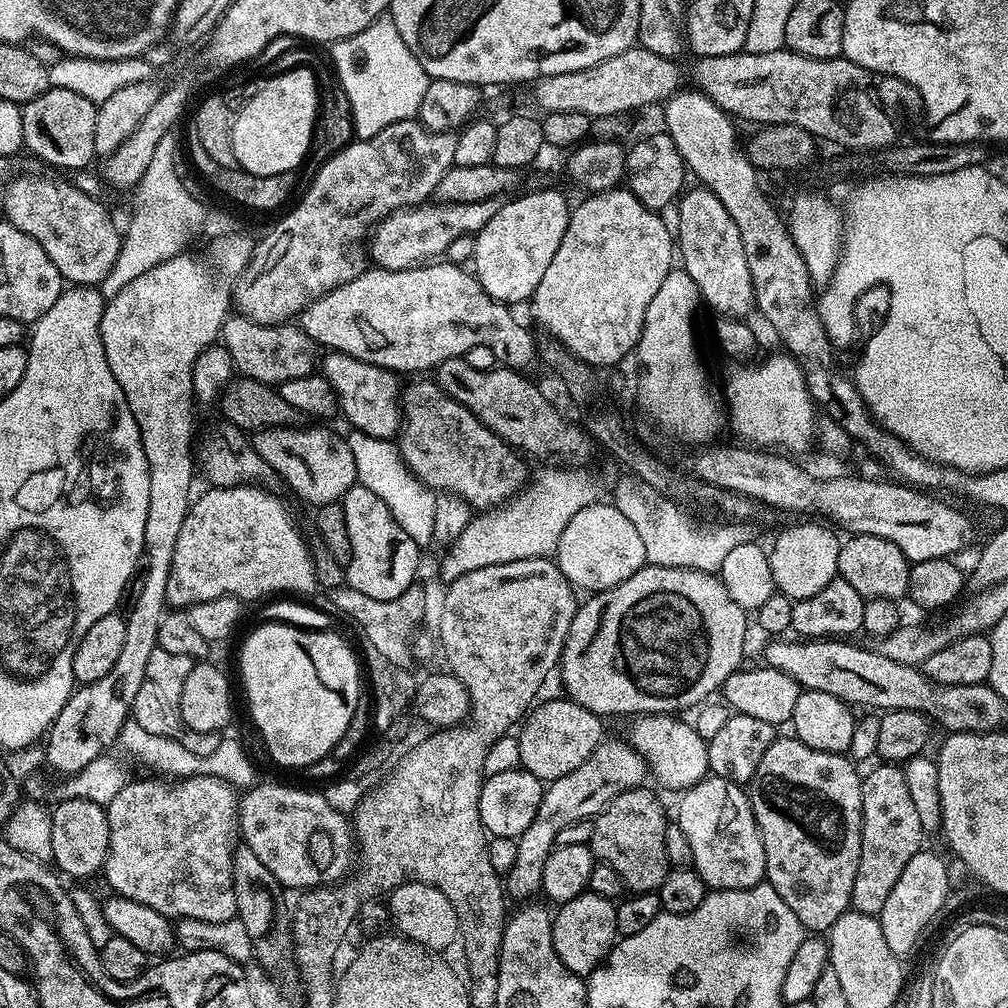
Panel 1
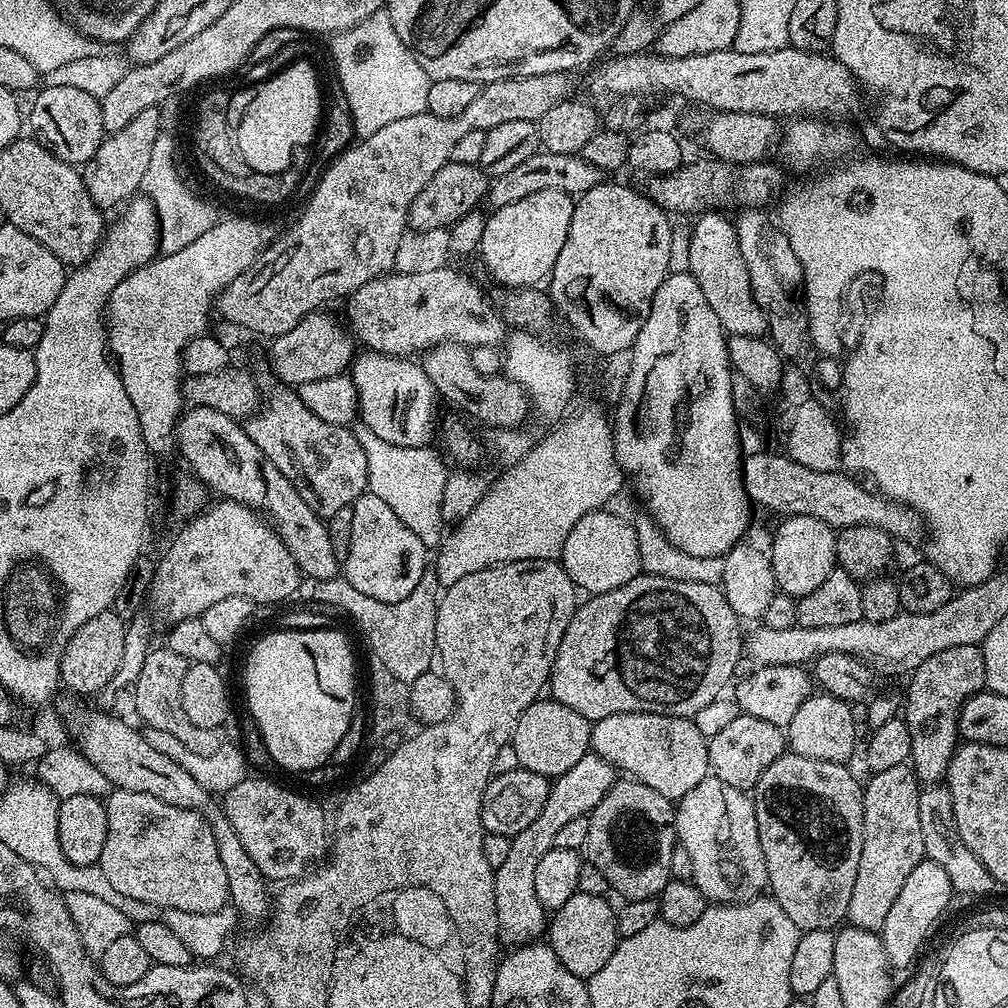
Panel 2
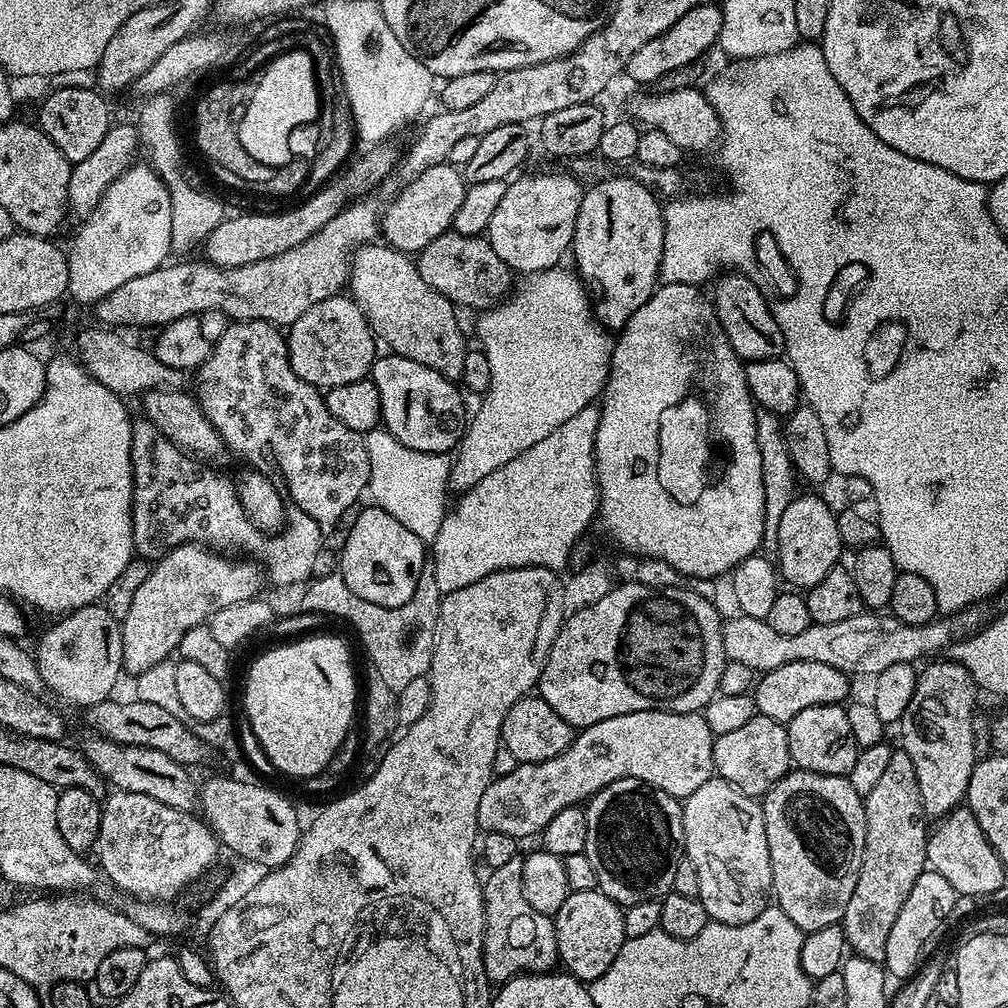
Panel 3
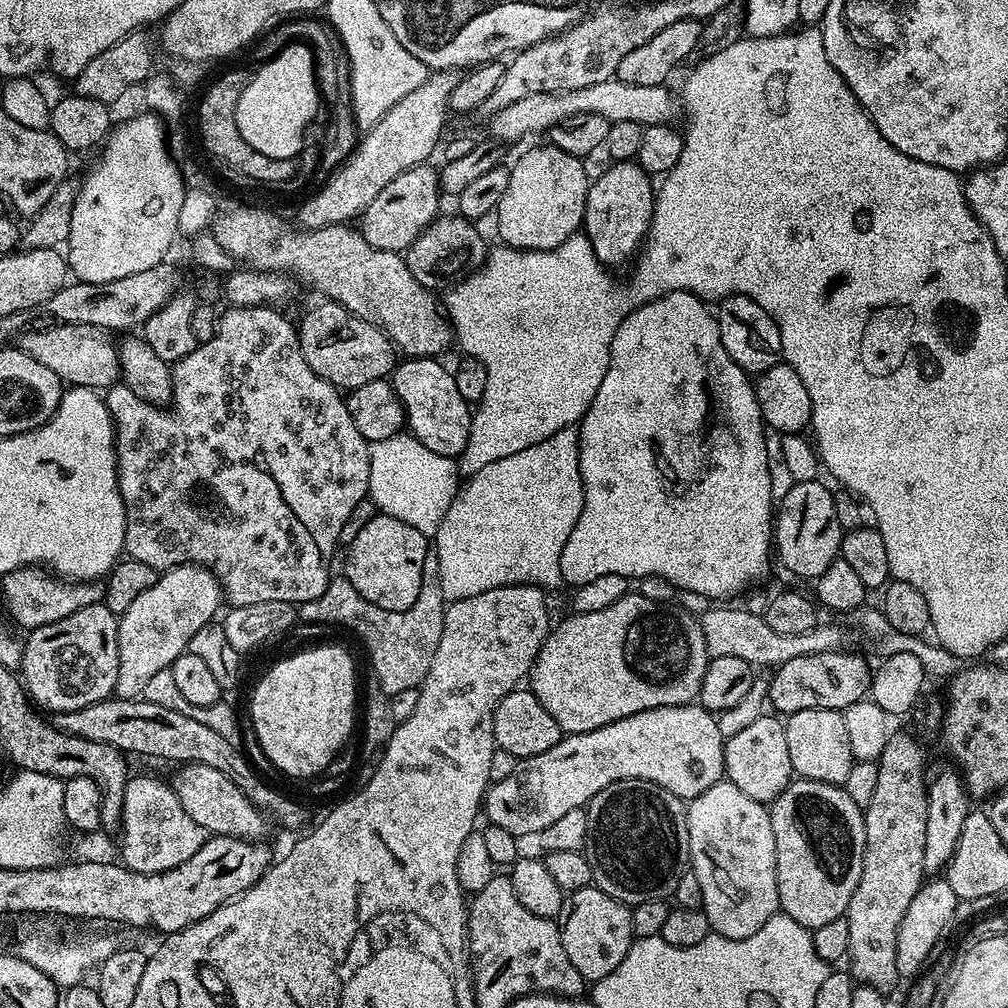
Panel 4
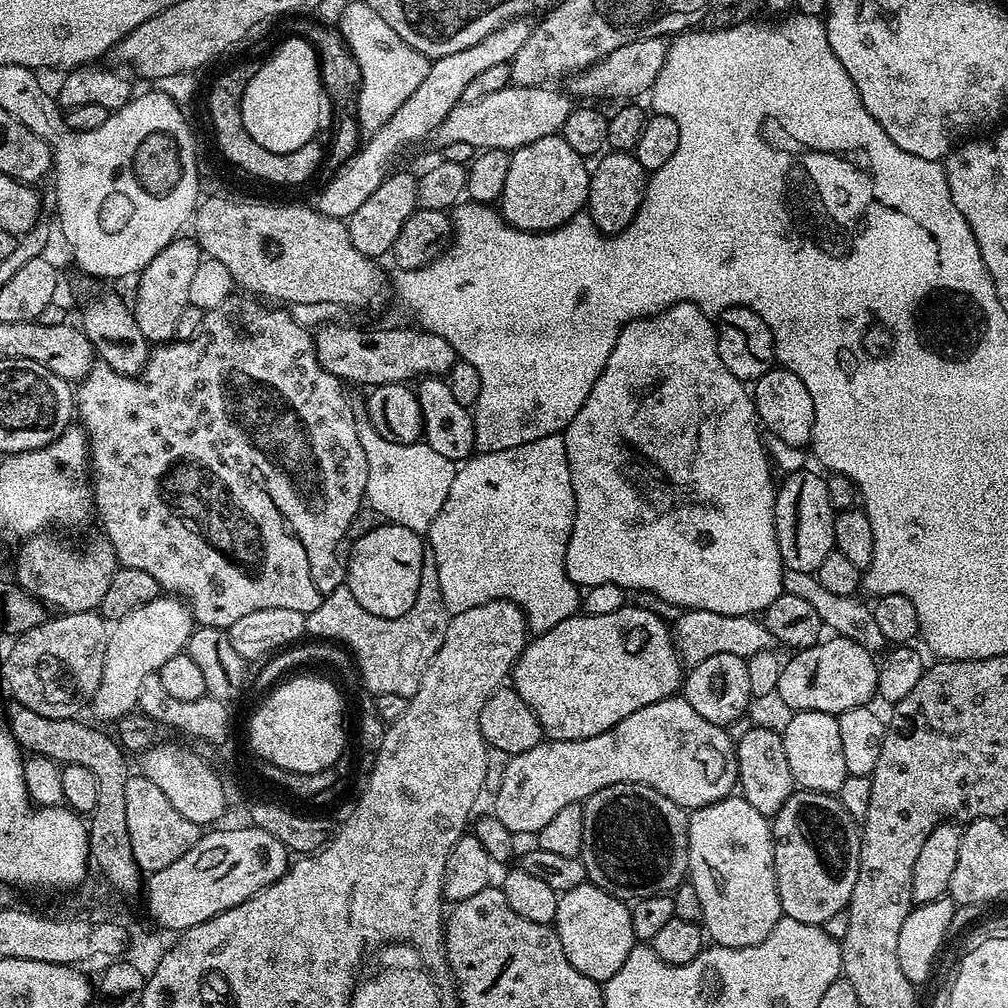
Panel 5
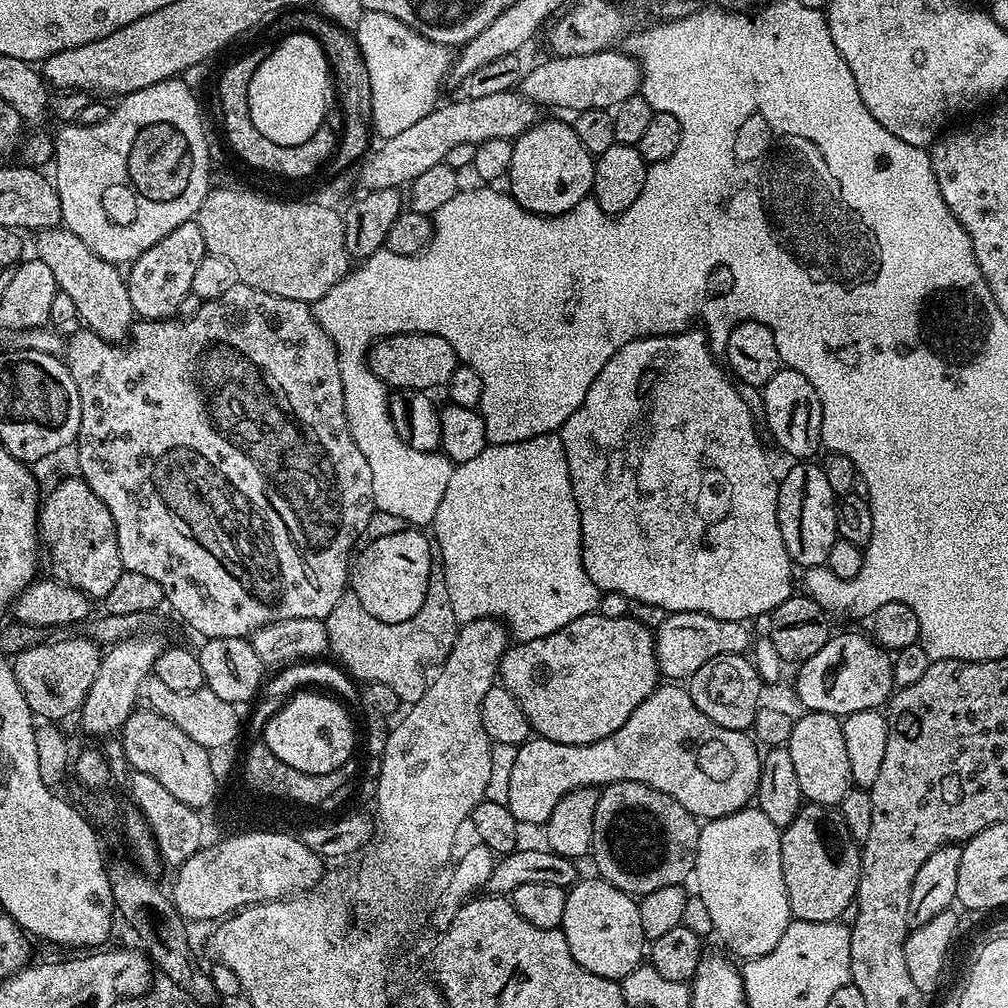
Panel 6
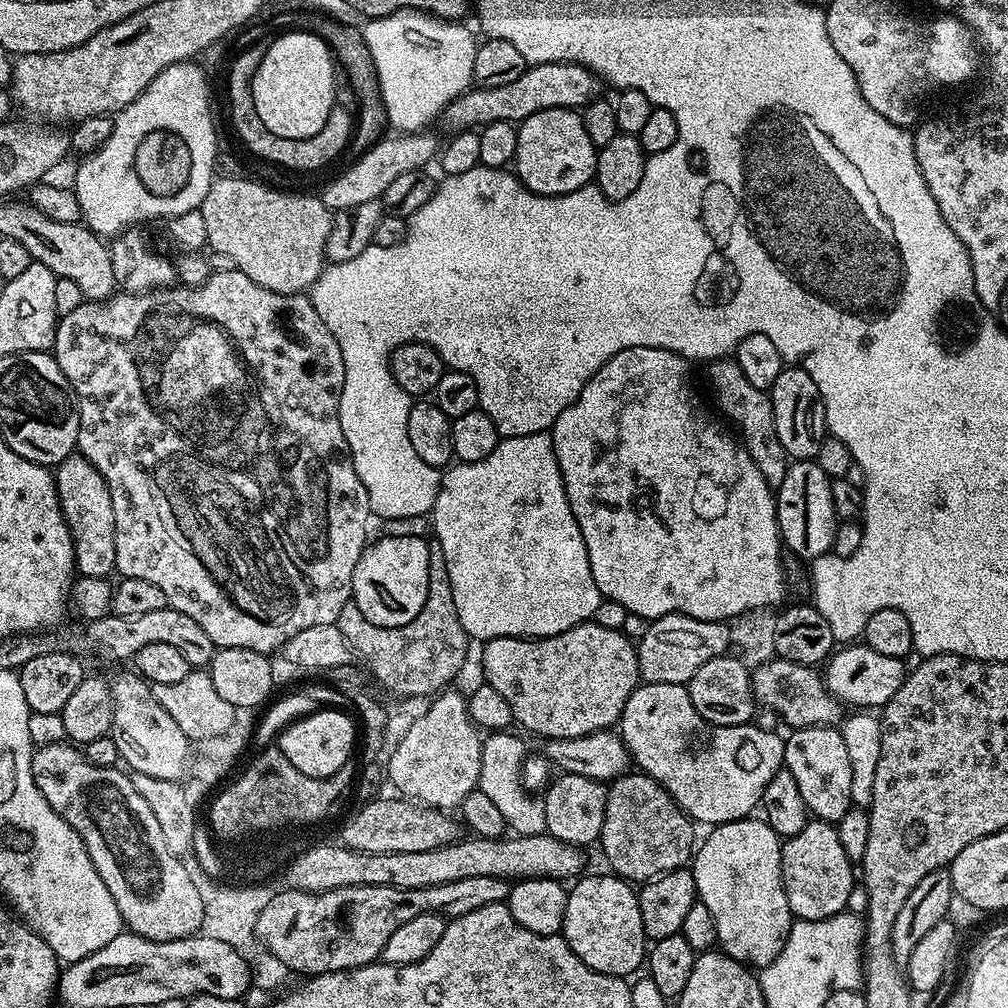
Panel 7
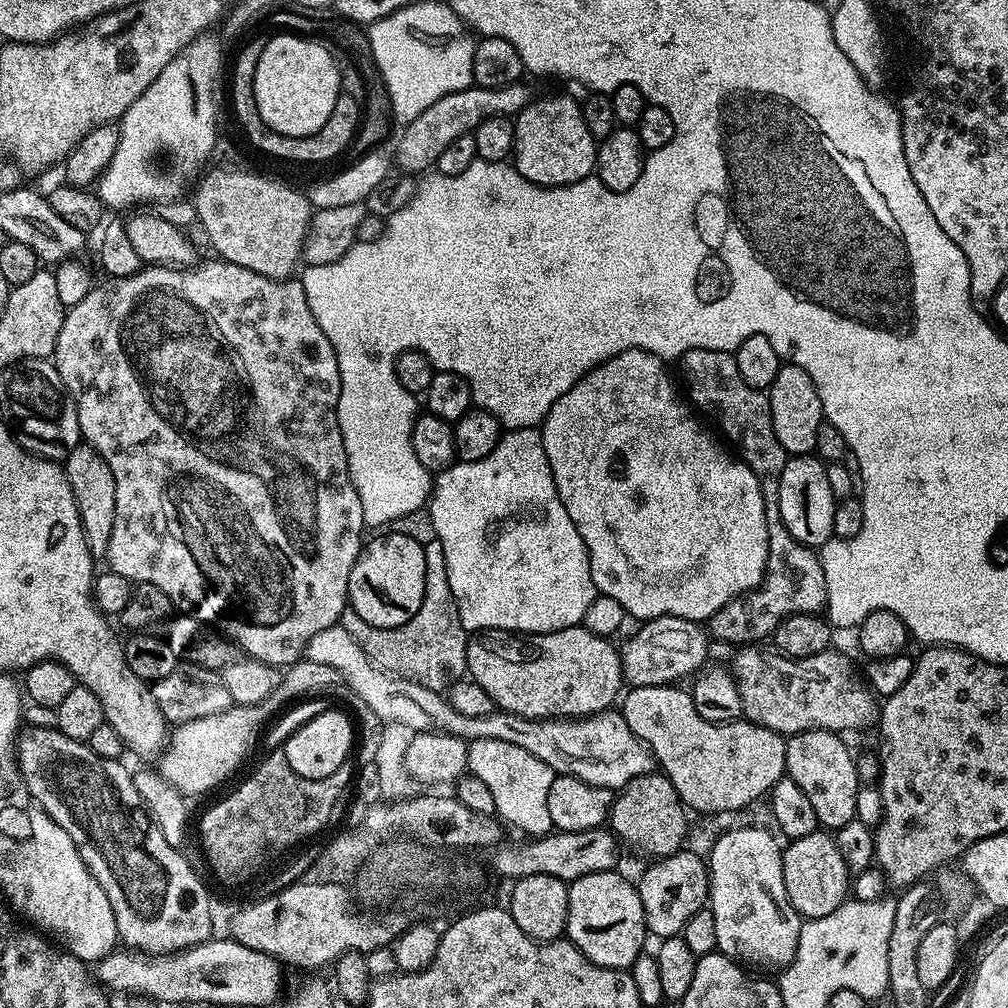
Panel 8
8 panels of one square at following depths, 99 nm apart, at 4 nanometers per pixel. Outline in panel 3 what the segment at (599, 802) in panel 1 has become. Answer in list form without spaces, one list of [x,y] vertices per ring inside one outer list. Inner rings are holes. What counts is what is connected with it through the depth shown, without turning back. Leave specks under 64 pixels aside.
[[[519,855],[510,858],[503,866],[491,869],[483,881],[484,889],[484,969],[493,985],[505,984],[507,980],[521,974],[548,974],[557,967],[560,959],[558,938],[553,917],[538,914],[530,902],[526,902],[526,894],[522,894],[523,859]]]

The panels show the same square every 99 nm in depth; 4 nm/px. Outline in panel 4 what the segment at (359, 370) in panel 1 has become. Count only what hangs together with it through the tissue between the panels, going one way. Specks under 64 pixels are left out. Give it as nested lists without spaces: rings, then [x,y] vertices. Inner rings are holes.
[[[436,358],[401,359],[392,369],[390,383],[404,407],[404,419],[410,436],[435,454],[456,458],[464,451],[468,441],[472,412],[469,401],[458,394],[452,372],[440,363]]]

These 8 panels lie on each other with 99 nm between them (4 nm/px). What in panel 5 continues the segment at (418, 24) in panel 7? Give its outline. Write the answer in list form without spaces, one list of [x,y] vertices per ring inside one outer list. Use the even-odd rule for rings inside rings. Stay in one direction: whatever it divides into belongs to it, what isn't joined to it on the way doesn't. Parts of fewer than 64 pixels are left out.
[[[352,2],[338,25],[344,40],[352,48],[354,58],[358,58],[358,66],[362,70],[362,86],[360,87],[360,126],[365,133],[377,132],[396,113],[398,106],[406,102],[414,90],[418,90],[422,80],[426,78],[429,57],[423,56],[414,46],[402,42],[382,18],[370,6],[362,2]]]

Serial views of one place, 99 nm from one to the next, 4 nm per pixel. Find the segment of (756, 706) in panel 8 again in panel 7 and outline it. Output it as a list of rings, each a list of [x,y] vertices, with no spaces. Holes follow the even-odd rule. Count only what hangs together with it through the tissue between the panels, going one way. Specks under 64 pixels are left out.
[[[768,658],[764,661],[766,661],[765,664],[751,669],[752,694],[756,698],[757,705],[764,707],[765,704],[770,711],[777,712],[792,730],[809,728],[814,724],[836,726],[841,723],[841,701],[829,692],[824,684],[823,675],[815,667],[795,664],[779,658]]]

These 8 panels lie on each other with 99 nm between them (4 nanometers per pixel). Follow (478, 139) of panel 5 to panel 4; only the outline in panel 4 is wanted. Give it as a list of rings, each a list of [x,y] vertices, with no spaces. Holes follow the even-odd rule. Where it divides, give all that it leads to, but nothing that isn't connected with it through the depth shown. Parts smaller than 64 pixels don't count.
[[[618,79],[598,82],[598,86],[586,86],[574,92],[551,92],[550,94],[532,94],[530,98],[522,98],[514,102],[514,106],[506,106],[502,110],[491,113],[488,128],[492,131],[491,139],[524,140],[535,132],[547,133],[556,124],[578,116],[582,112],[602,114],[609,122],[638,122],[642,125],[667,124],[676,112],[676,104],[667,92],[664,84],[658,86],[630,86]]]

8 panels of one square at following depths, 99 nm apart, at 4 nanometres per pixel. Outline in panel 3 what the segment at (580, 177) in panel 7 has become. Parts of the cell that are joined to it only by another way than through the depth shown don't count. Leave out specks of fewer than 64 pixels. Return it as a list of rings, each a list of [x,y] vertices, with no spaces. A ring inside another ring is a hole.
[[[564,172],[517,175],[509,183],[506,194],[502,194],[502,202],[498,202],[494,218],[490,218],[486,239],[494,254],[498,254],[513,273],[527,274],[557,267],[561,263],[560,255],[571,249],[586,188],[575,176]]]

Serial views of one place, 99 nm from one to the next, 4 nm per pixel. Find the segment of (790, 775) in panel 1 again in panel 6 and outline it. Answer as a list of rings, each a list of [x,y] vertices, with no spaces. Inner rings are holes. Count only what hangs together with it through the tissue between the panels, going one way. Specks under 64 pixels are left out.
[[[805,803],[799,814],[780,833],[780,849],[782,850],[782,874],[786,878],[786,894],[790,898],[790,910],[793,917],[806,922],[839,921],[847,908],[853,907],[856,898],[856,887],[860,885],[861,849],[857,841],[852,839],[846,822],[834,814],[827,804]]]

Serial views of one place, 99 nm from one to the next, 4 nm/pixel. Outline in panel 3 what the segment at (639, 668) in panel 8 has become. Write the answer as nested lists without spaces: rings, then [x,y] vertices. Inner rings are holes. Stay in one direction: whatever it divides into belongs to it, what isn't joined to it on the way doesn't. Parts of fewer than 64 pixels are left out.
[[[736,614],[733,620],[723,621],[722,646],[728,660],[742,662],[756,674],[790,662],[826,662],[849,674],[861,672],[875,678],[894,663],[911,664],[923,661],[927,652],[943,653],[954,640],[952,624],[948,620],[951,619],[937,618],[929,624],[903,624],[891,614],[861,614],[846,618],[846,622],[812,624],[802,630],[802,634],[778,634],[778,630],[768,625],[767,619]]]

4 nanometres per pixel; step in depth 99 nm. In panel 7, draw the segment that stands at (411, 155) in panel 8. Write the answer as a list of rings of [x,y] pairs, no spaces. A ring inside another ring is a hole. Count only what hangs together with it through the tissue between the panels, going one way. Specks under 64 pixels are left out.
[[[550,62],[549,64],[534,64],[525,67],[522,78],[514,78],[514,82],[510,82],[510,86],[494,86],[493,88],[476,88],[463,92],[458,99],[452,101],[446,109],[446,117],[452,124],[460,124],[465,129],[472,130],[477,126],[483,126],[490,122],[502,122],[510,120],[519,122],[530,118],[530,114],[538,114],[538,110],[550,110],[551,108],[575,108],[583,109],[585,104],[591,100],[597,99],[601,95],[600,84],[601,77],[582,67],[581,64],[567,64],[566,62]]]

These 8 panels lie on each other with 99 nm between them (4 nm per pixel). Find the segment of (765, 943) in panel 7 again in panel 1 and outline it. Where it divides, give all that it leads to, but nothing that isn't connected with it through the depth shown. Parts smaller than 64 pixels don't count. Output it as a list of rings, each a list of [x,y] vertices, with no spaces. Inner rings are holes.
[[[709,775],[698,781],[693,788],[687,789],[680,800],[678,823],[682,834],[690,841],[691,867],[704,879],[712,890],[742,890],[753,888],[765,879],[766,850],[762,846],[760,831],[756,825],[756,816],[752,813],[752,804],[747,791],[741,785],[721,776]]]

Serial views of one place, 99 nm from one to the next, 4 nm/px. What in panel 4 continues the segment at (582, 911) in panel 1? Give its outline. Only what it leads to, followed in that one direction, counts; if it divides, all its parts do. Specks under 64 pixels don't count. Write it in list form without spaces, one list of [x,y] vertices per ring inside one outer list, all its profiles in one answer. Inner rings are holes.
[[[589,886],[571,893],[566,900],[566,911],[560,924],[562,946],[566,946],[566,958],[574,962],[574,970],[584,976],[585,981],[595,982],[606,978],[626,958],[632,941],[632,909],[627,903],[603,892],[597,886]]]

